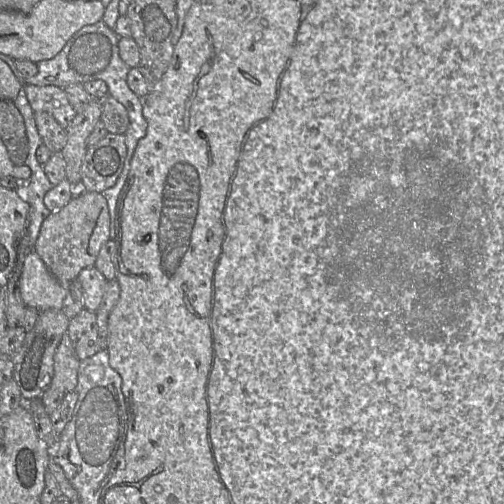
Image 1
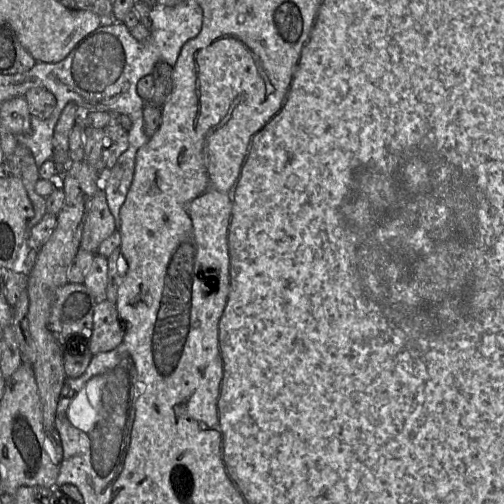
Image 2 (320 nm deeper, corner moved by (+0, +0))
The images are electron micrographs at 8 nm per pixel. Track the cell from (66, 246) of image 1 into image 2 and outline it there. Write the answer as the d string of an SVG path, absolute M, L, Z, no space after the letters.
M100 189L95 194L83 228L80 249L97 254L105 239L115 233L114 217L108 207L106 193Z

